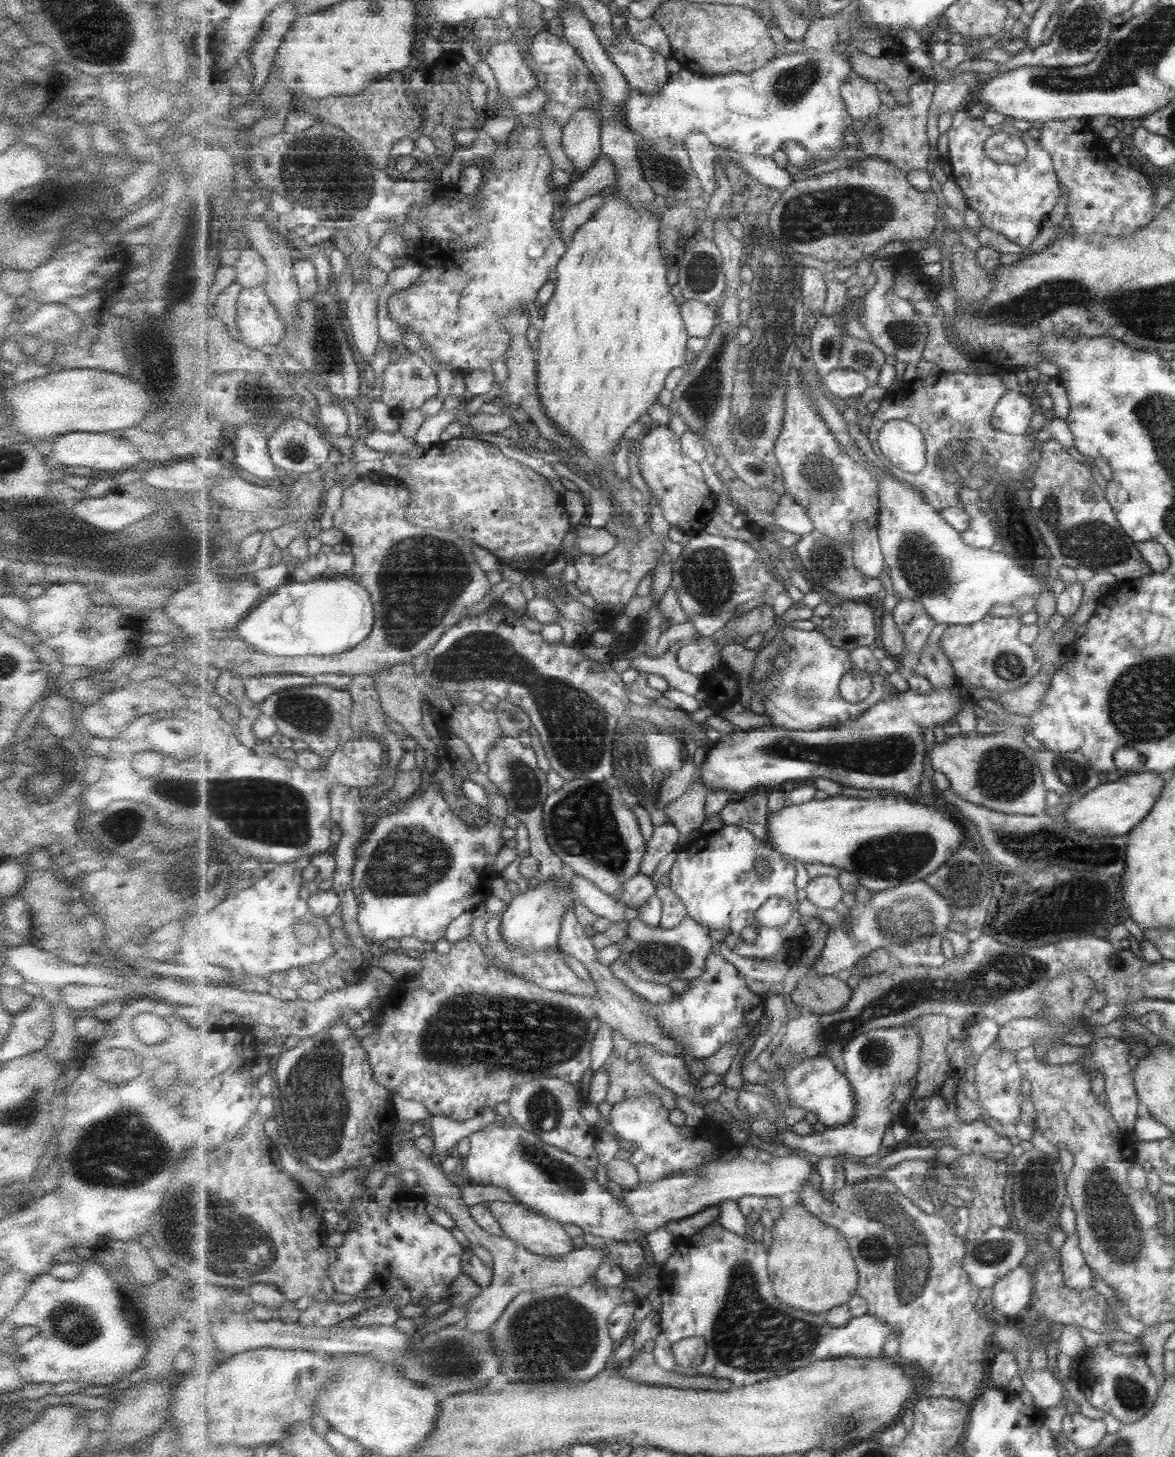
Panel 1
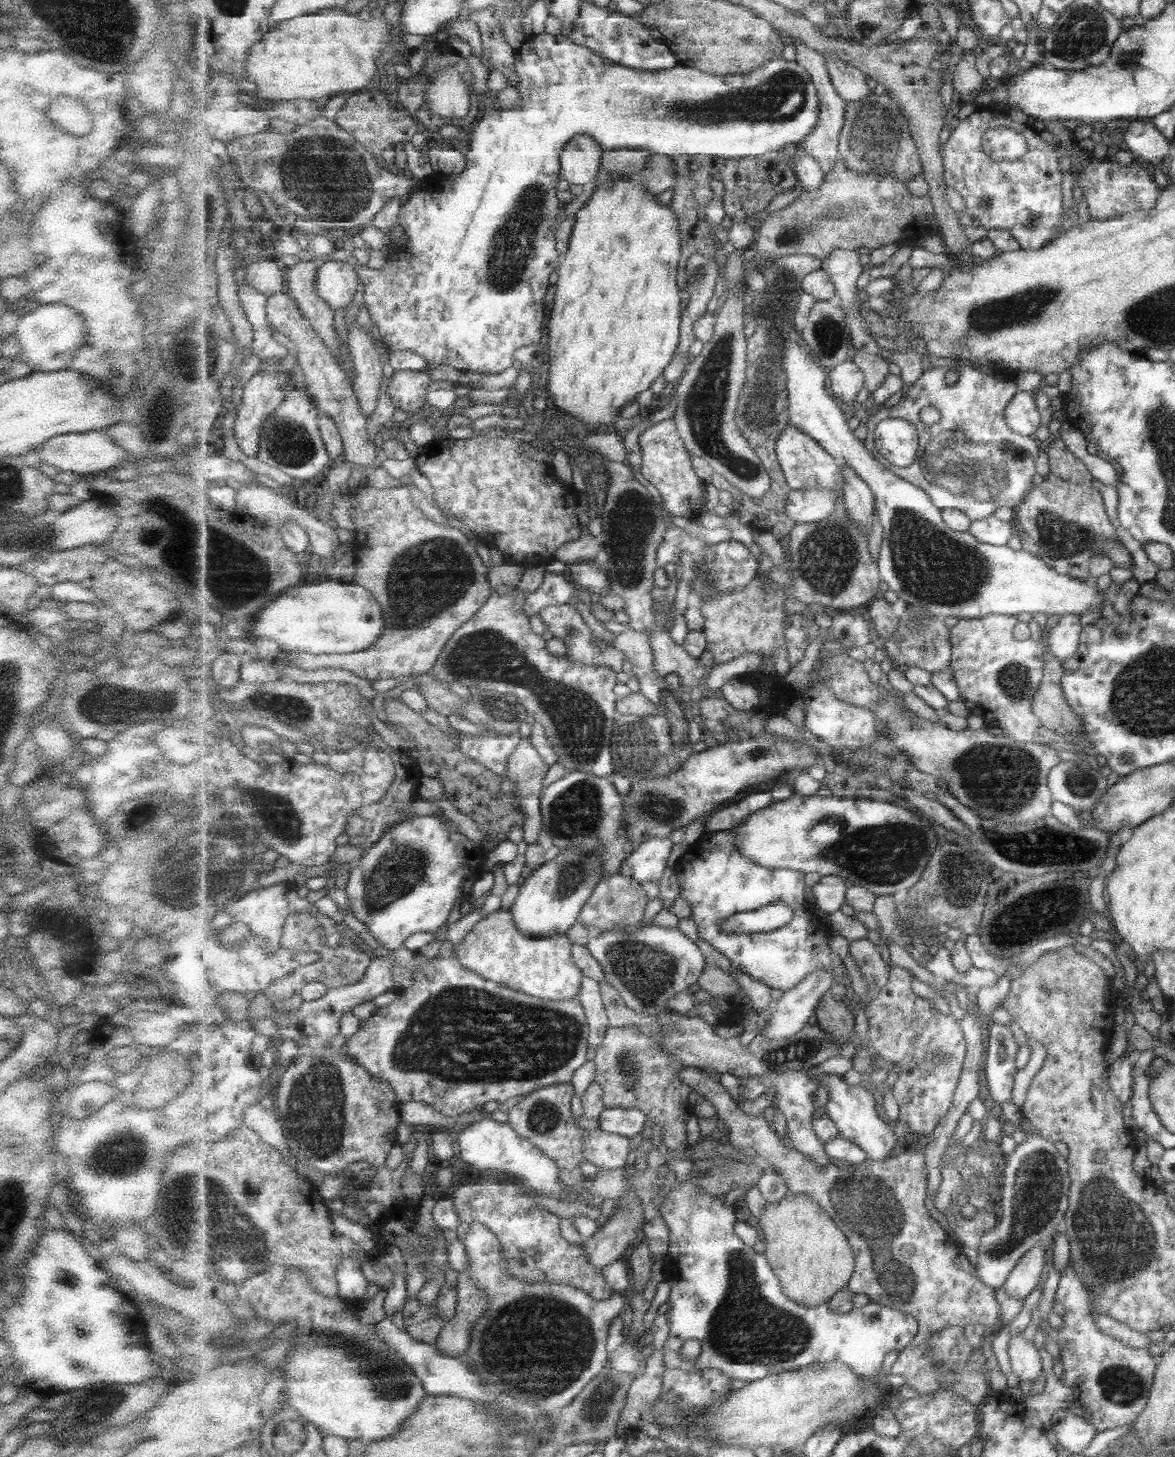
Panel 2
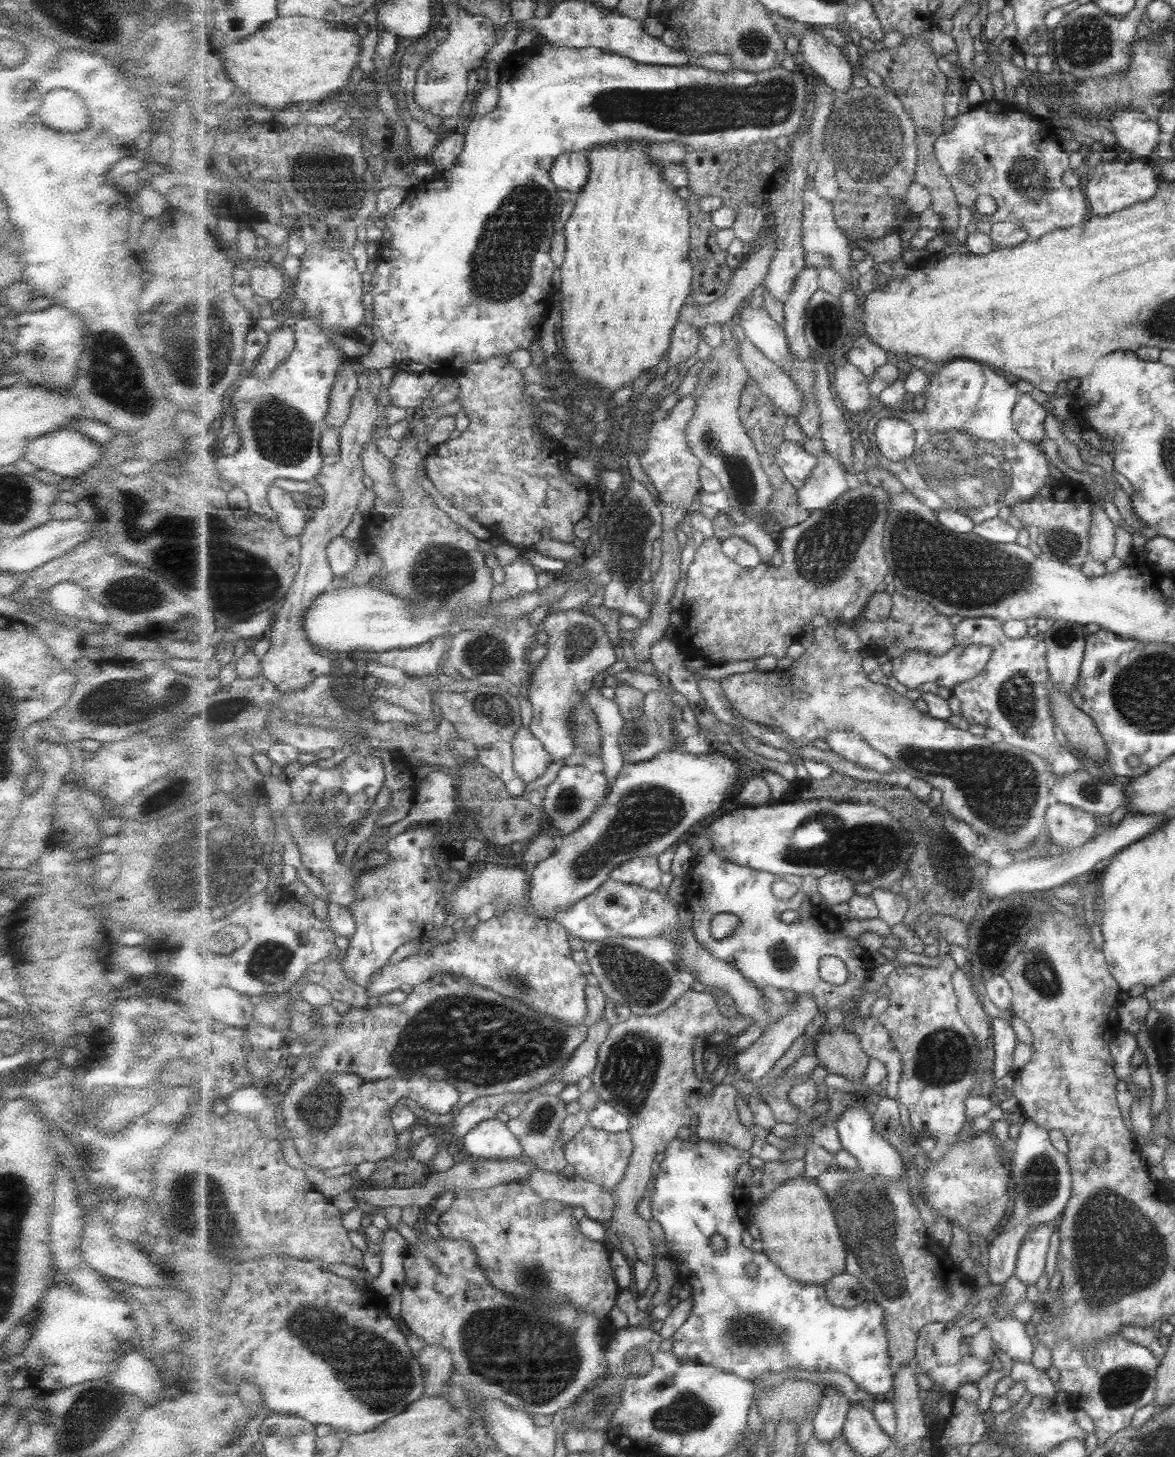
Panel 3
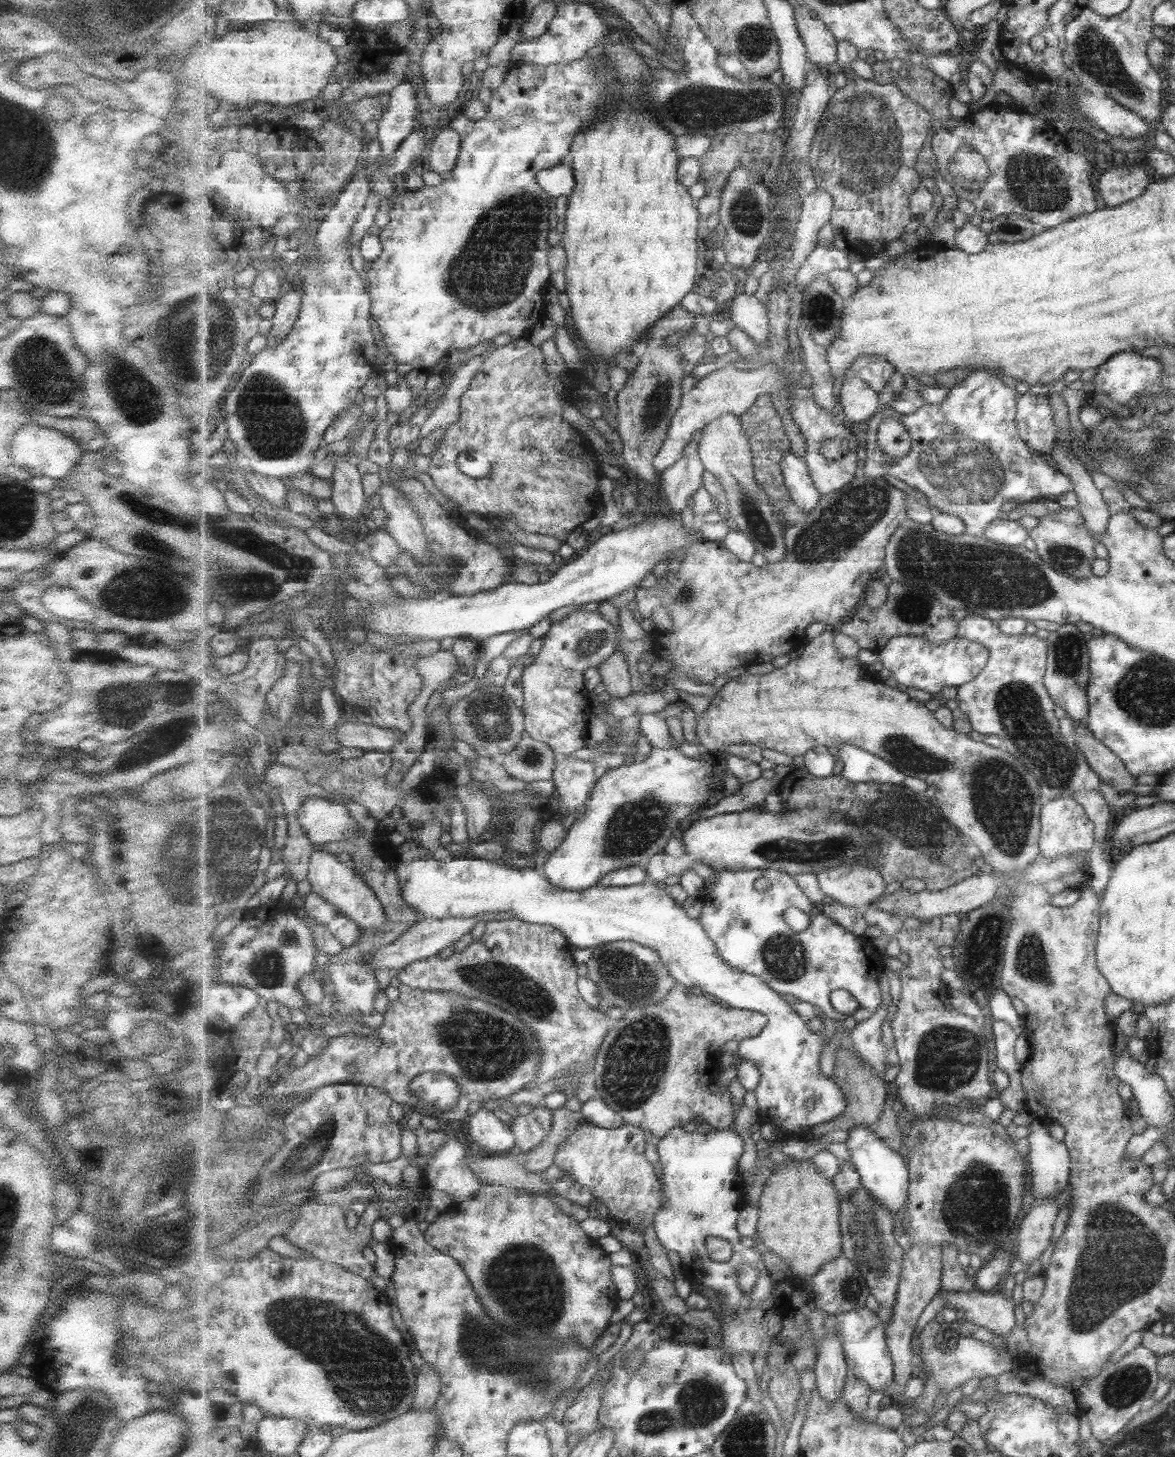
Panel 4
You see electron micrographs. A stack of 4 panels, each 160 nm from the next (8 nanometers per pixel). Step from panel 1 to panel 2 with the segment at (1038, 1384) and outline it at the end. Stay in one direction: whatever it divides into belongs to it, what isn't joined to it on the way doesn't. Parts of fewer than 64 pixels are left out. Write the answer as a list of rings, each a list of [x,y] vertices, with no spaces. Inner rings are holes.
[[[1022,1334],[1011,1339],[1009,1355],[1013,1374],[1021,1381],[1035,1382],[1043,1374],[1043,1362],[1039,1350],[1035,1348],[1033,1342],[1025,1340]]]

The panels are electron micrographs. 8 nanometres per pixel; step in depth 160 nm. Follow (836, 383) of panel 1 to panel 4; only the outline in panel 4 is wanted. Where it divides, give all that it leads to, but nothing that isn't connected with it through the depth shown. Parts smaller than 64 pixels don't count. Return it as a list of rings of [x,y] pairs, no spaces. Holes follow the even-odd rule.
[[[852,374],[844,380],[839,396],[845,421],[852,426],[853,422],[868,422],[883,408],[879,392]]]

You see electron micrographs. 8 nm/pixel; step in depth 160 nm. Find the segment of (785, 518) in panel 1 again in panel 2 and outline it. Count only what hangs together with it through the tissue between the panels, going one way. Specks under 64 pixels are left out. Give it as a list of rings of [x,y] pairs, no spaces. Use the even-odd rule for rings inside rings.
[[[825,489],[791,490],[787,514],[796,524],[813,524],[829,518],[839,505],[839,497]]]

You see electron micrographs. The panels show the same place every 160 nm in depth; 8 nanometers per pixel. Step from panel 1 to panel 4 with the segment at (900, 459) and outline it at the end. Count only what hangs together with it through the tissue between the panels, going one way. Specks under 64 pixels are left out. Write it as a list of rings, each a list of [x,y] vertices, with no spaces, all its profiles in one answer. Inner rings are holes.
[[[887,418],[879,430],[878,446],[888,456],[904,458],[912,452],[913,439],[899,420]]]

